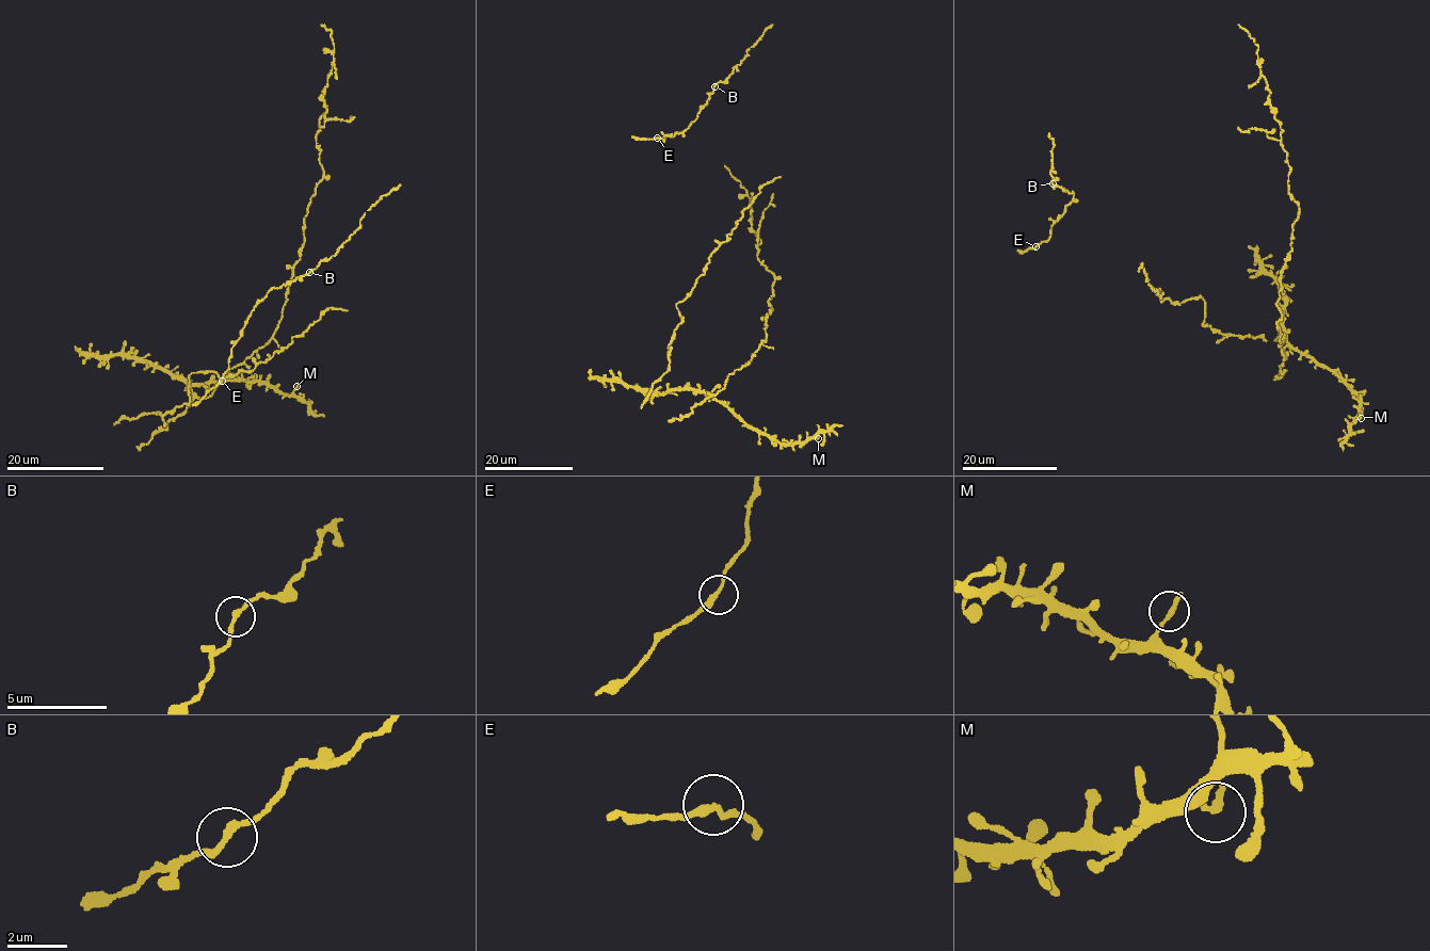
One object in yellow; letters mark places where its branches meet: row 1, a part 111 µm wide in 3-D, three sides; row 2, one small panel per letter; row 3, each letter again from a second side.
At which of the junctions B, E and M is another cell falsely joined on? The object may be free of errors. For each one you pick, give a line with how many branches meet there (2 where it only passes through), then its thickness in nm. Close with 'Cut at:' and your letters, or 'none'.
B: 2 | 200 nm
Cut at: B

